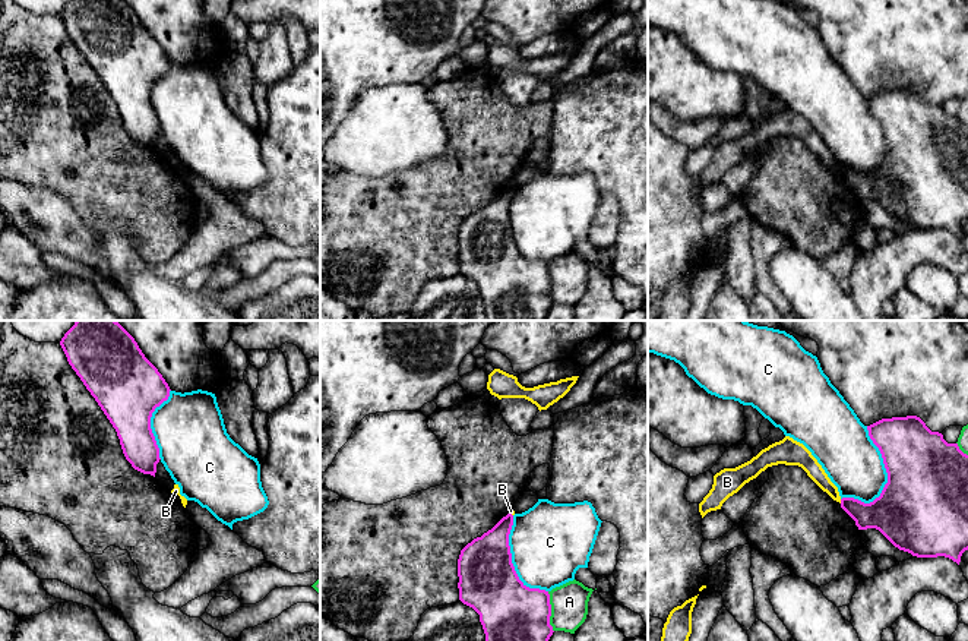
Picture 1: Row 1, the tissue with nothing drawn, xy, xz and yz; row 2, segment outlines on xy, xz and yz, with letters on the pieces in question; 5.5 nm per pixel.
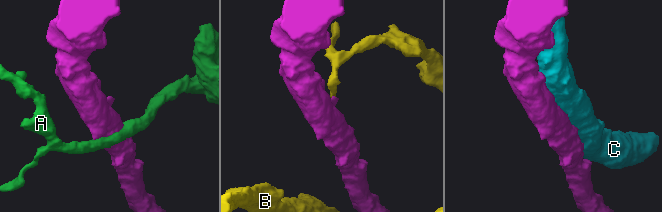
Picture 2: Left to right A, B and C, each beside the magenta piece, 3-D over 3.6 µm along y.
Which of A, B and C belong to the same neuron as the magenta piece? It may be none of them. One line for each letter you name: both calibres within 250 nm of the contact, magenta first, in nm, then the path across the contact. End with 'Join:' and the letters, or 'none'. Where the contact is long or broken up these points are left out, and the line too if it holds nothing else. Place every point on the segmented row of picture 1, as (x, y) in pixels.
Join: none

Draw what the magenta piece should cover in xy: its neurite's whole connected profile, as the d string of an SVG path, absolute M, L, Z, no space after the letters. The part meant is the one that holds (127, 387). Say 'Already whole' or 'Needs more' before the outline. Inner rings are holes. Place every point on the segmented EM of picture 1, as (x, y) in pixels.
Already whole. M76 320L60 345L69 364L116 429L126 460L135 470L155 477L161 458L151 417L171 391L162 375L117 320Z

